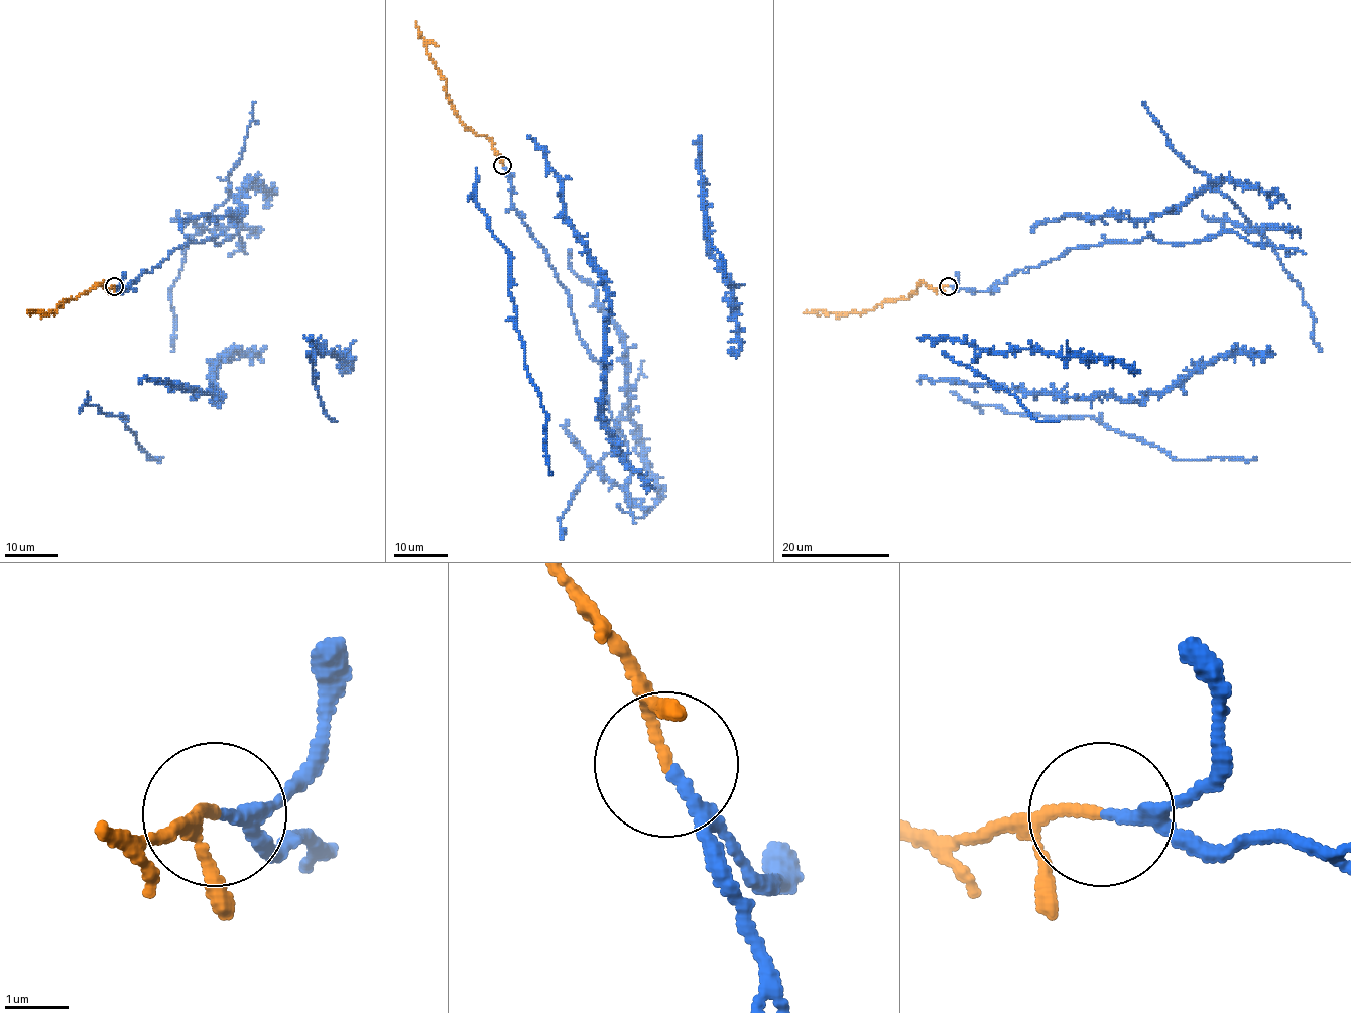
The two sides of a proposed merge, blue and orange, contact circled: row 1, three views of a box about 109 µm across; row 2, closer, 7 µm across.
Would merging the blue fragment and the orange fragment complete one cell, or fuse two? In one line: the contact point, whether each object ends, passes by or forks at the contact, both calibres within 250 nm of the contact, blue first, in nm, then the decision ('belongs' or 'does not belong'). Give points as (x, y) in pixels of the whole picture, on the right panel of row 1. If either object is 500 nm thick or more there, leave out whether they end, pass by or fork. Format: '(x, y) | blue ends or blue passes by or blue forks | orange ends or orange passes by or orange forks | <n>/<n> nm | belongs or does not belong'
(948, 286) | blue passes by | orange ends | 140/170 nm | does not belong

